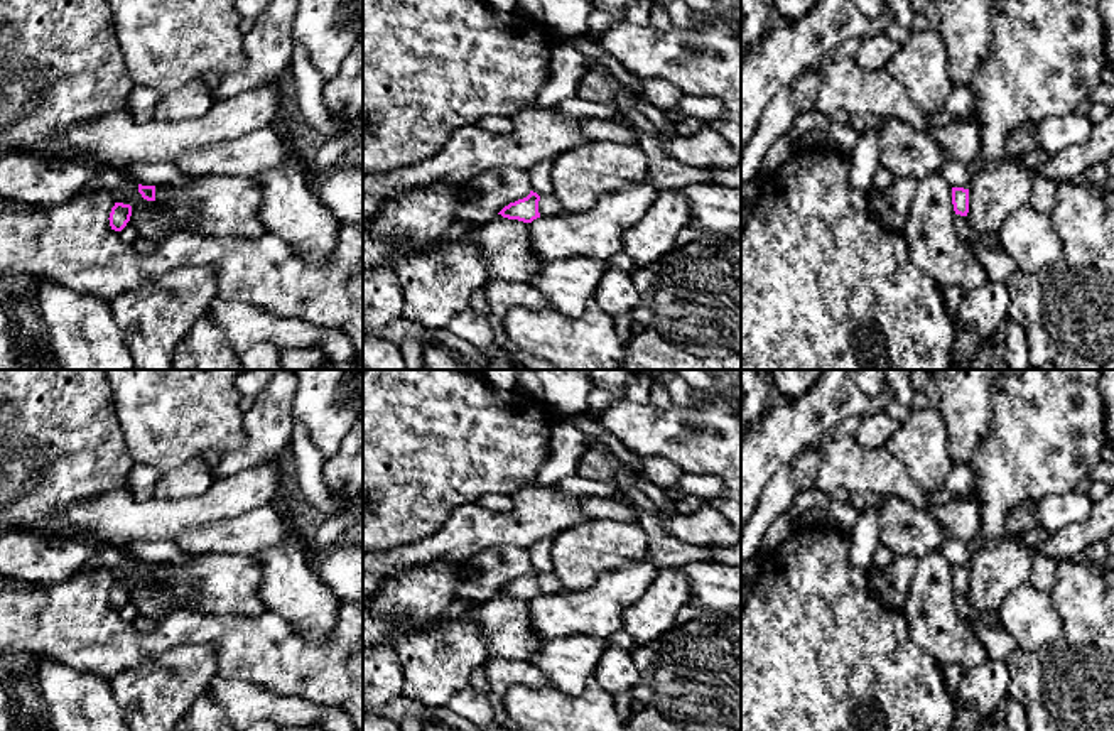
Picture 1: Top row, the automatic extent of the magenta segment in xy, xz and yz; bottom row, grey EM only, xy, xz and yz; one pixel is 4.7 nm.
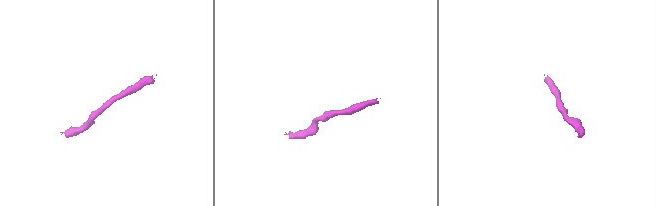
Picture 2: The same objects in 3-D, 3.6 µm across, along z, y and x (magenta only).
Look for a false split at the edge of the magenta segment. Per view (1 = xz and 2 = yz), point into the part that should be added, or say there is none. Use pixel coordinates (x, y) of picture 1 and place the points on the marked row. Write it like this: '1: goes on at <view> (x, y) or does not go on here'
1: does not go on here
2: does not go on here

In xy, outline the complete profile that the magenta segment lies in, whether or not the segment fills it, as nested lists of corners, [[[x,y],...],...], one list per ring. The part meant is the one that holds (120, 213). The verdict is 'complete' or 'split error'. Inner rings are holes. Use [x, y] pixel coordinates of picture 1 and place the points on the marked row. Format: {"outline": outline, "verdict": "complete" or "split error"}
{"outline": [[[115,203],[110,213],[110,226],[115,231],[122,231],[132,216],[132,206],[123,203]]], "verdict": "complete"}

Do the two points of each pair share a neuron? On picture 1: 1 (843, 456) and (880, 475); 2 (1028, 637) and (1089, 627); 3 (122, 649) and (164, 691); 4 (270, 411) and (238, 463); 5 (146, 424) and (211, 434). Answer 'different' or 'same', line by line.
1: same
2: different
3: different
4: same
5: same

